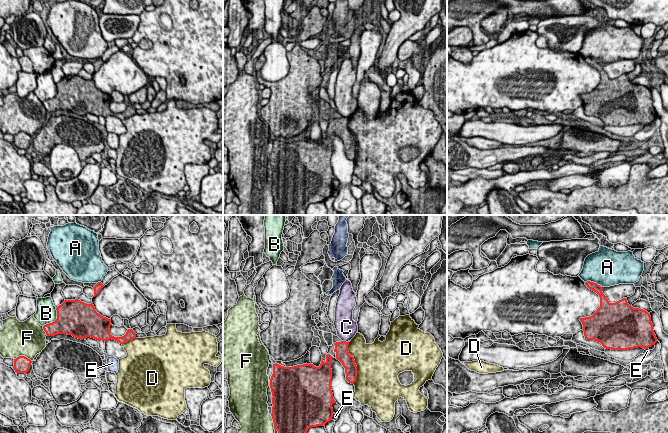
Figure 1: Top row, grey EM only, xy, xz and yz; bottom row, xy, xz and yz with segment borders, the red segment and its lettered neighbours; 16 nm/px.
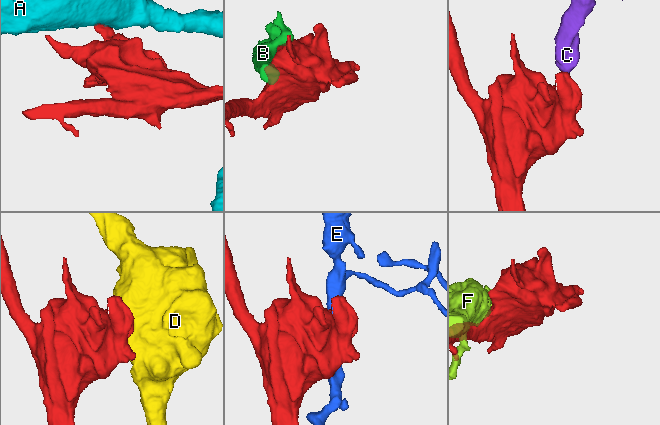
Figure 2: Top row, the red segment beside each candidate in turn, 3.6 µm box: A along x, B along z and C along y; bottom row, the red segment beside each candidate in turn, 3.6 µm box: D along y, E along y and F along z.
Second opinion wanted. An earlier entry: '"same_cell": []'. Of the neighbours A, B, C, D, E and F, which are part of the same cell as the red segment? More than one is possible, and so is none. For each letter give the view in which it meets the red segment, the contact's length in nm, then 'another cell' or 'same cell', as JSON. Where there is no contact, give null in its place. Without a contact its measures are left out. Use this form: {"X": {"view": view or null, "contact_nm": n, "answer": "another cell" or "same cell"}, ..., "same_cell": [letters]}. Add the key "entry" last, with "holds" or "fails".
{"A": {"view": "yz", "contact_nm": 180, "answer": "another cell"}, "B": {"view": "xy", "contact_nm": 380, "answer": "another cell"}, "C": {"view": "xz", "contact_nm": 100, "answer": "another cell"}, "D": {"view": "xz", "contact_nm": 700, "answer": "another cell"}, "E": {"view": "xz", "contact_nm": 120, "answer": "another cell"}, "F": {"view": "xy", "contact_nm": 300, "answer": "another cell"}, "same_cell": [], "entry": "holds"}

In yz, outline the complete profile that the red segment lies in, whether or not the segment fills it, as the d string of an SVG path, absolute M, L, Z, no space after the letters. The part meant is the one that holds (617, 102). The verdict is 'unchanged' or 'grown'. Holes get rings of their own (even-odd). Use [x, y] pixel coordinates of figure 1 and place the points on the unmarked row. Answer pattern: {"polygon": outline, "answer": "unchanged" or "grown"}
{"polygon": "M597 59L585 61L600 73L600 83L590 93L580 94L585 115L600 118L606 125L629 126L642 123L645 126L657 118L650 90L633 84L623 74L610 79Z", "answer": "unchanged"}

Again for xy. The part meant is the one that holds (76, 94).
{"polygon": "M78 75L65 76L56 86L57 95L43 102L47 112L67 110L81 116L87 113L105 118L112 115L120 120L136 114L136 109L132 105L128 105L122 113L112 112L111 95L97 89L93 79L86 80Z", "answer": "unchanged"}

